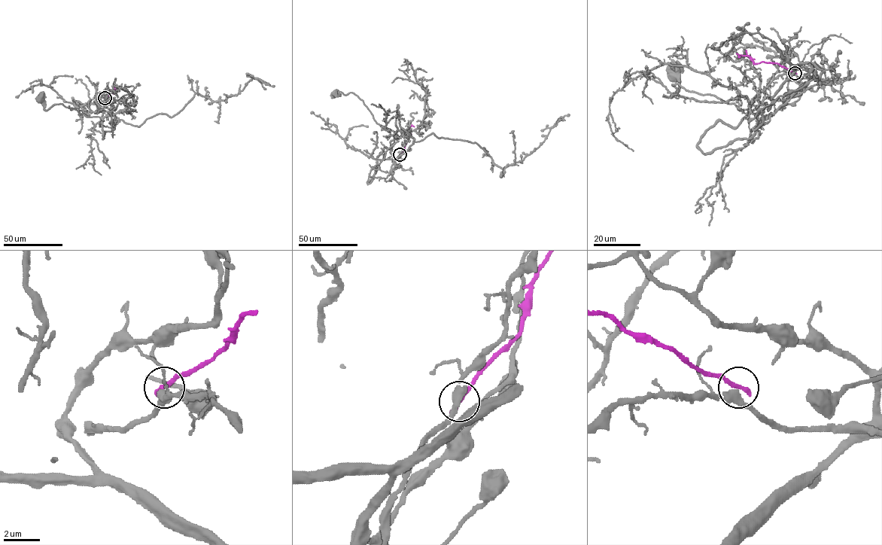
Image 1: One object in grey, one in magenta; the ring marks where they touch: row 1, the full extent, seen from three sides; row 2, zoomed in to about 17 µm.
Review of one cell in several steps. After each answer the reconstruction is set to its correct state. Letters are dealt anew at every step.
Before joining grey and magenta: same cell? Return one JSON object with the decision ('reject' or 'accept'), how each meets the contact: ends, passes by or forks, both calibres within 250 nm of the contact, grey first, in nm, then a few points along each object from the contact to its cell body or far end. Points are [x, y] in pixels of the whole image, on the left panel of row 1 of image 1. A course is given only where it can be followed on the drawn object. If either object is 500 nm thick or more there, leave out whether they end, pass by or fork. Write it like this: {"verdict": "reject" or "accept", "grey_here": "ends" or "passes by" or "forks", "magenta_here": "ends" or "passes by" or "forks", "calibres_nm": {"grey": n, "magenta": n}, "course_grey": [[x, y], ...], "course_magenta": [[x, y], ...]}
{"verdict": "reject", "grey_here": "passes by", "magenta_here": "ends", "calibres_nm": {"grey": 400, "magenta": 300}, "course_grey": [[104, 98], [112, 107], [104, 117], [86, 117], [62, 104], [54, 104], [46, 110], [41, 97]], "course_magenta": [[104, 98], [114, 93], [114, 89], [119, 89]]}

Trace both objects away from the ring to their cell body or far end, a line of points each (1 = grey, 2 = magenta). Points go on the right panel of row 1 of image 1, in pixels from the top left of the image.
1: (795, 73), (779, 74), (749, 111), (679, 84), (672, 85), (671, 96), (679, 88), (673, 71)
2: (795, 73), (775, 63), (755, 63), (748, 56), (740, 56)

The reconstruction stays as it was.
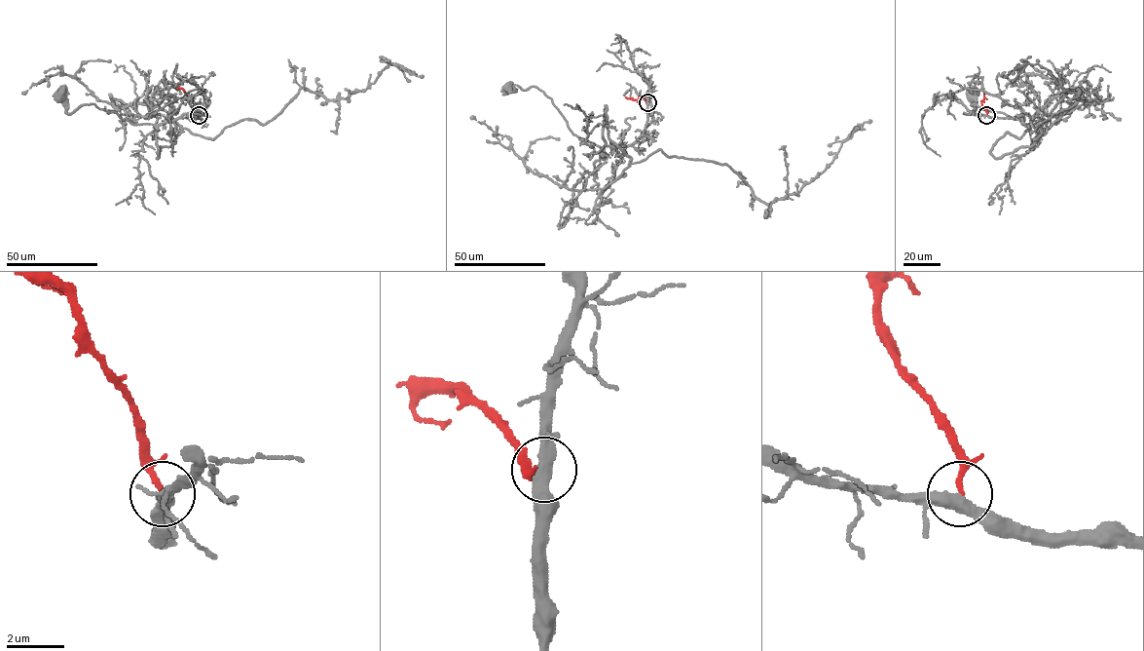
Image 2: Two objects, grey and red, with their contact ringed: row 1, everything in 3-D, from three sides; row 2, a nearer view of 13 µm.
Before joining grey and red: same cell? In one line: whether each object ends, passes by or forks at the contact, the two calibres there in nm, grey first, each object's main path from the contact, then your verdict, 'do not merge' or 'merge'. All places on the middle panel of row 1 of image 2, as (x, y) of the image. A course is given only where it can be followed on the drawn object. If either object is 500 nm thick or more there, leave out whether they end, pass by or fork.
grey passes by | red ends | 440/180 nm | grey via (647, 102), (645, 129), (635, 141), (600, 147), (573, 134), (542, 92), (509, 88) | red via (647, 102), (642, 97), (633, 99), (625, 96) | merge

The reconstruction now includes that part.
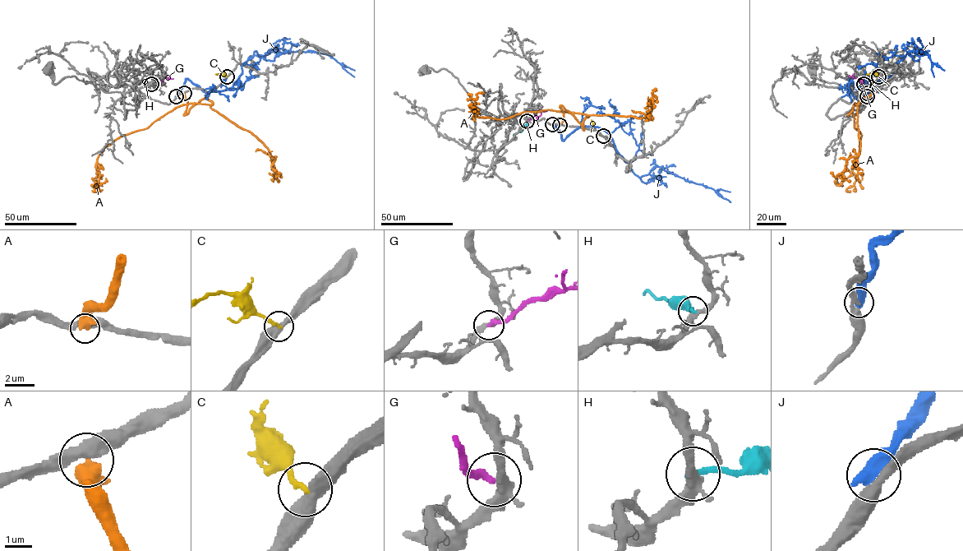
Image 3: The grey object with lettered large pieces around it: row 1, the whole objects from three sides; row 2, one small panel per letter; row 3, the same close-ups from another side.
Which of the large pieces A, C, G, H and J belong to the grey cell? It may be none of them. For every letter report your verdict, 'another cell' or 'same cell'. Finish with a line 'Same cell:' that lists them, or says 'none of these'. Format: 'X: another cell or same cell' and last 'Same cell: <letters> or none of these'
A: another cell
C: another cell
G: another cell
H: another cell
J: another cell
Same cell: none of these

